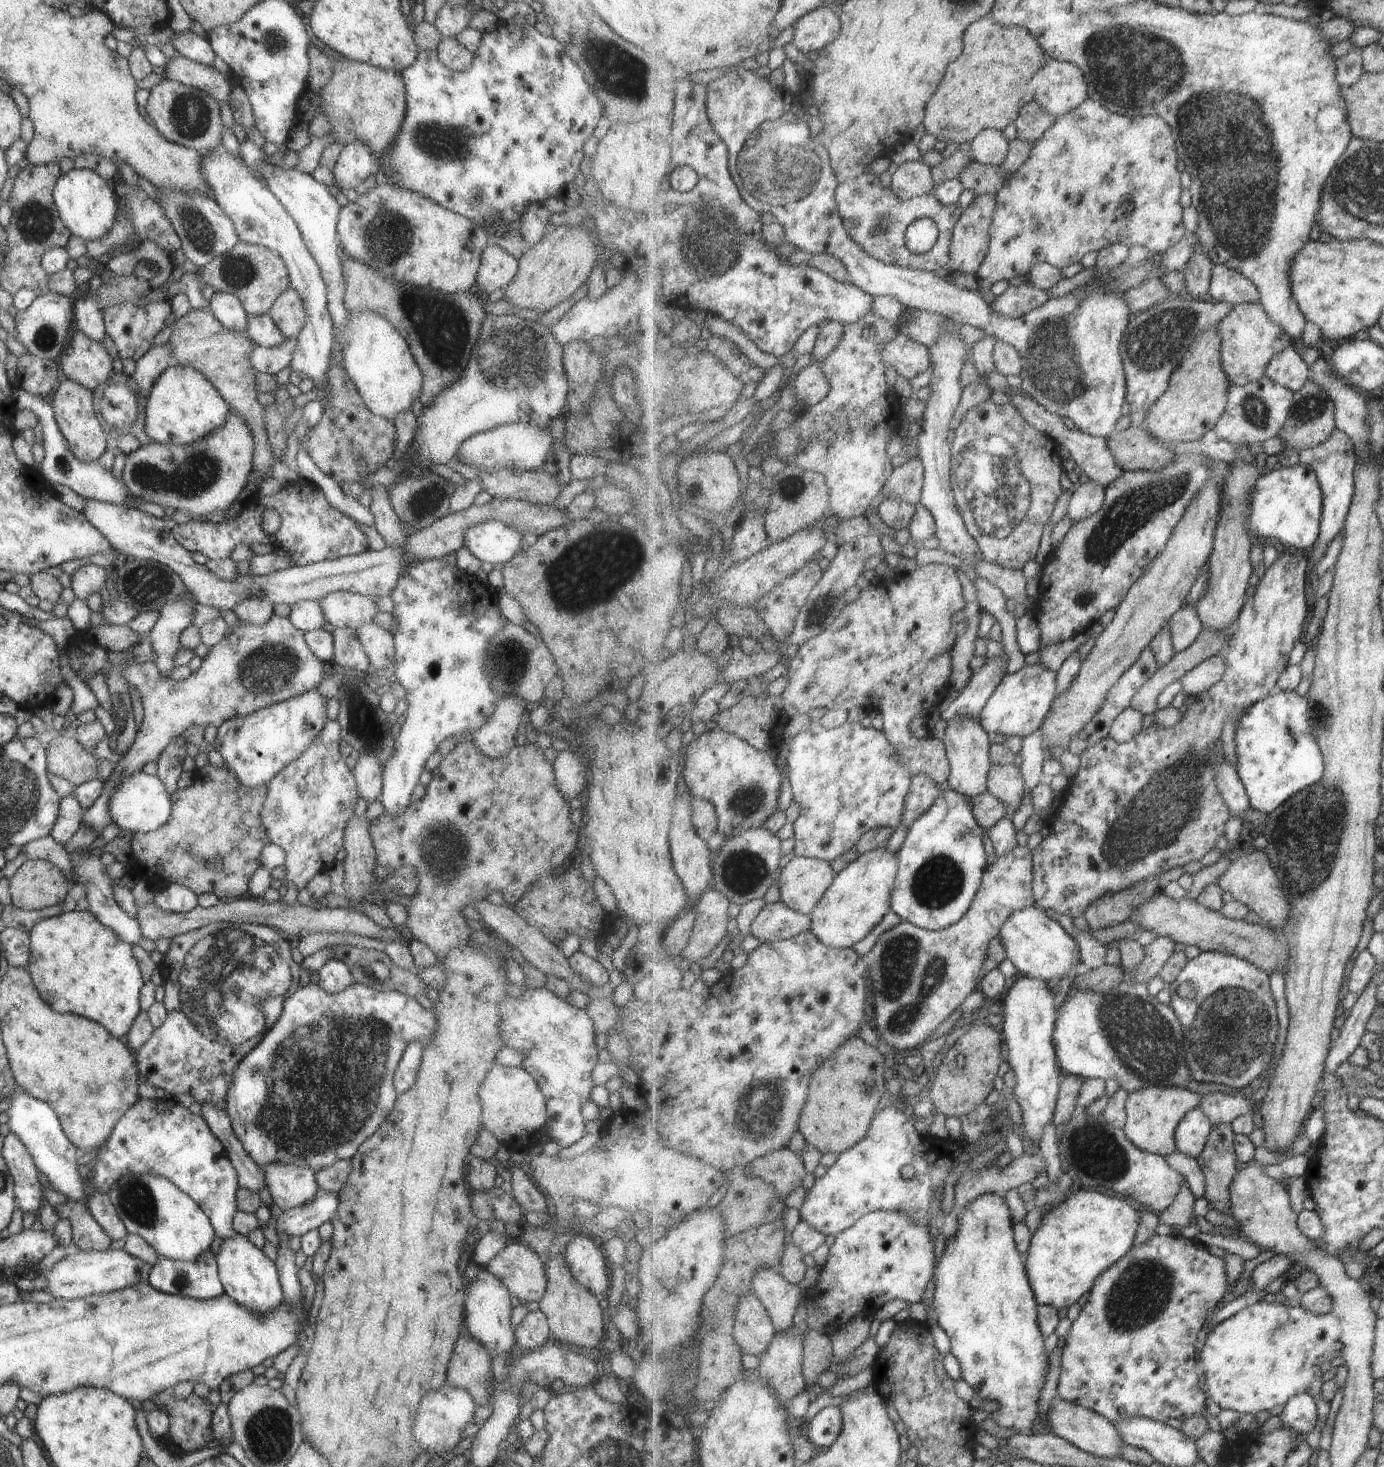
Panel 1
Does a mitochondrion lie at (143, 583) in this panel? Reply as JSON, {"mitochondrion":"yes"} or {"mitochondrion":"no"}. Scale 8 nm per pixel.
{"mitochondrion":"yes"}

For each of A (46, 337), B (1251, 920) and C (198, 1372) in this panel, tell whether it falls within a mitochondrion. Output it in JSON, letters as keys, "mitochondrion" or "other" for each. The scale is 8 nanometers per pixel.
{"A":"mitochondrion","B":"other","C":"other"}

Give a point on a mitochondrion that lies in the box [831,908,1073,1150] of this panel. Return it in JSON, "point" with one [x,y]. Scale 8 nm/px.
{"point":[909,975]}

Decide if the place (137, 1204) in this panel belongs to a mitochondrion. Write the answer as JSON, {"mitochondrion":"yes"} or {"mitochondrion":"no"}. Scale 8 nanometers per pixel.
{"mitochondrion":"yes"}

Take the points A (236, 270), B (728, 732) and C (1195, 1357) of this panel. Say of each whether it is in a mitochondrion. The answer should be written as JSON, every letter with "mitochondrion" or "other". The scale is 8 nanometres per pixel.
{"A":"mitochondrion","B":"other","C":"other"}

